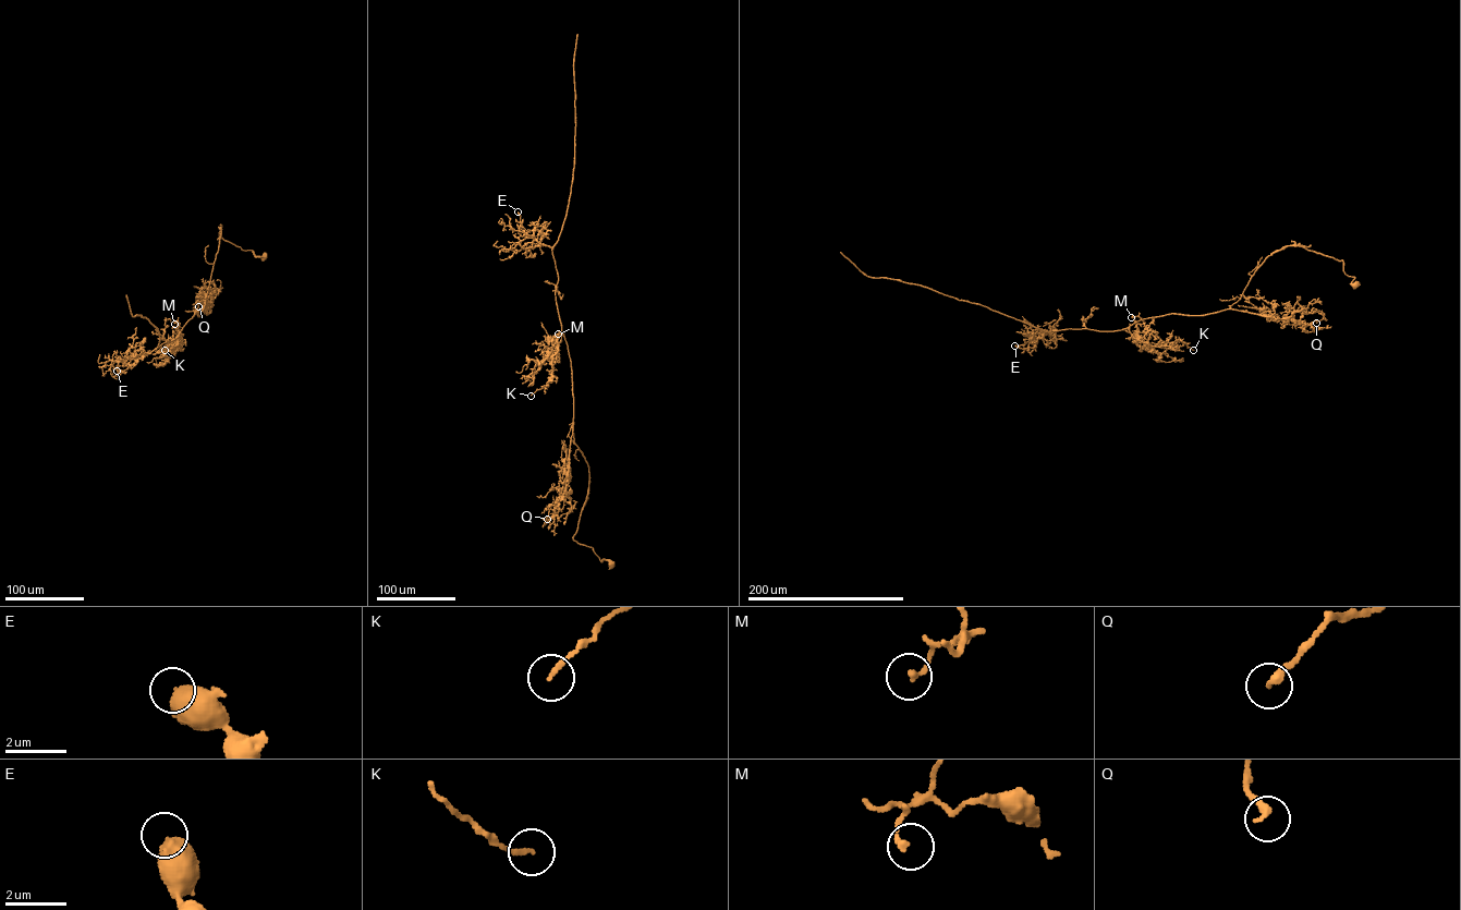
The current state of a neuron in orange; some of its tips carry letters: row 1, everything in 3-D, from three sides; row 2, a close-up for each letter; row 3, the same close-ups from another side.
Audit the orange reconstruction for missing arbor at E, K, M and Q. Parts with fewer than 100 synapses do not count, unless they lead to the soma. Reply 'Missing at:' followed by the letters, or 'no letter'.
Missing at: no letter

